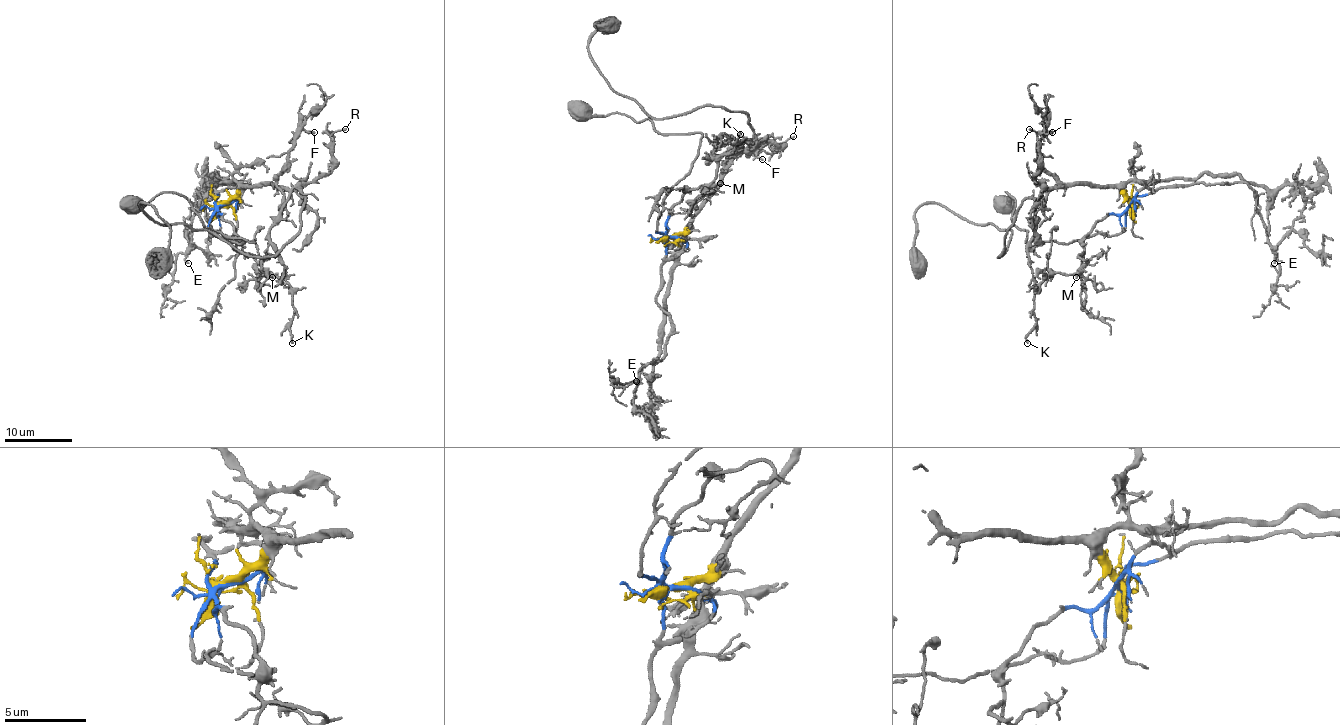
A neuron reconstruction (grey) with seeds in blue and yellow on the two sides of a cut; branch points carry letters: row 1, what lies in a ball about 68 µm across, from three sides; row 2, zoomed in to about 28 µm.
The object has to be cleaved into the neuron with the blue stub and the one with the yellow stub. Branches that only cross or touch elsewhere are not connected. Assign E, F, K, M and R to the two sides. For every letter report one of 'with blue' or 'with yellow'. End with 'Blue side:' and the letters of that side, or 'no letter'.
E: with blue
F: with yellow
K: with blue
M: with blue
R: with yellow
Blue side: E, K, M

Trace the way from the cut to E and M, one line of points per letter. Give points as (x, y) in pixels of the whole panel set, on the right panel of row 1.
E: (1129, 205), (1134, 198), (1165, 187), (1244, 182), (1254, 192), (1256, 210), (1262, 220), (1274, 262)
M: (1129, 205), (1121, 214), (1109, 214), (1084, 239), (1084, 249), (1077, 256), (1086, 262), (1076, 277)

